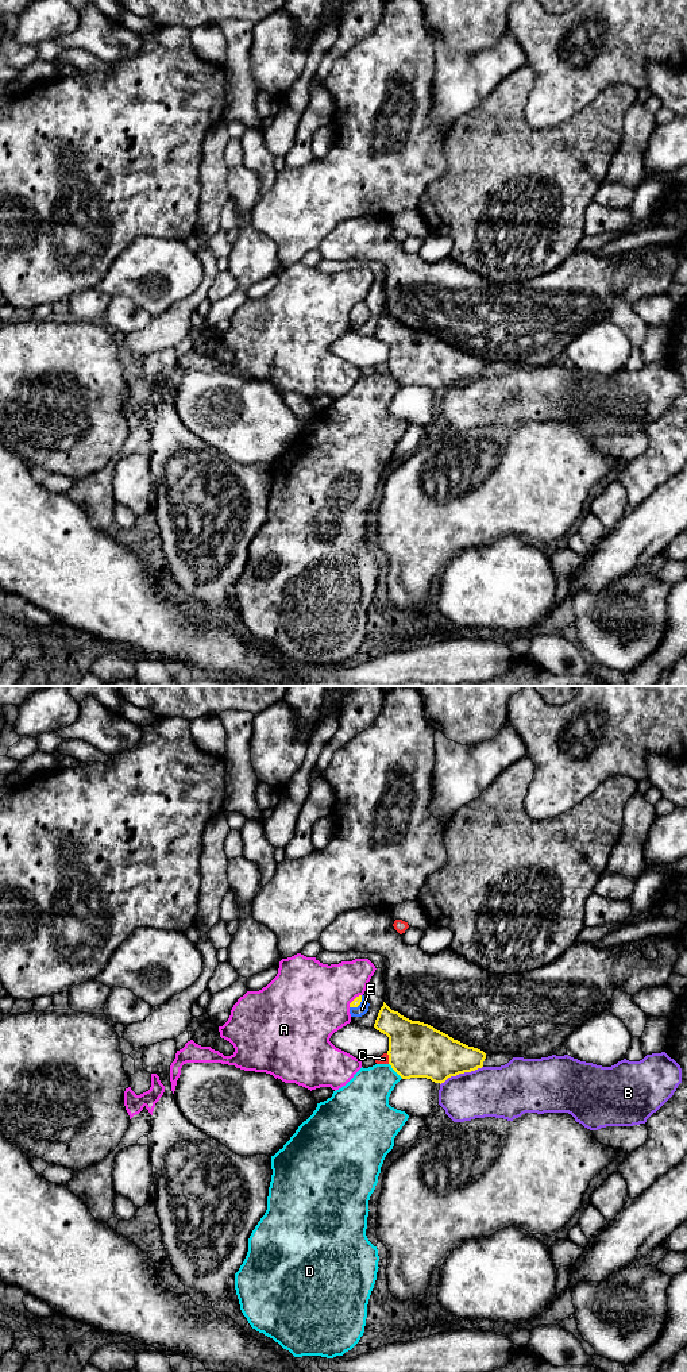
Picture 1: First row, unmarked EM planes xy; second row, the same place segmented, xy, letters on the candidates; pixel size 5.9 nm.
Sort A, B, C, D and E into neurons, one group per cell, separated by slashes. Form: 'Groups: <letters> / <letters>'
Groups: A / B / C / D / E

